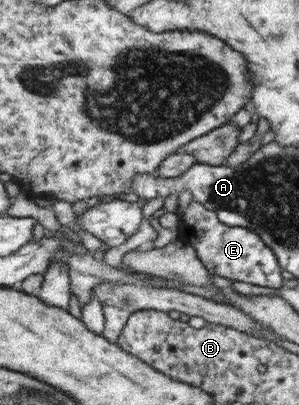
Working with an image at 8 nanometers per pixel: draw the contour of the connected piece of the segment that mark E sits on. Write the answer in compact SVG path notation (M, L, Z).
M191 200L179 216L177 239L189 244L196 253L197 259L206 268L209 275L223 276L231 281L247 282L255 286L281 287L281 276L277 266L277 256L262 242L261 236L254 231L235 226L226 226L217 218L217 212L201 207Z

